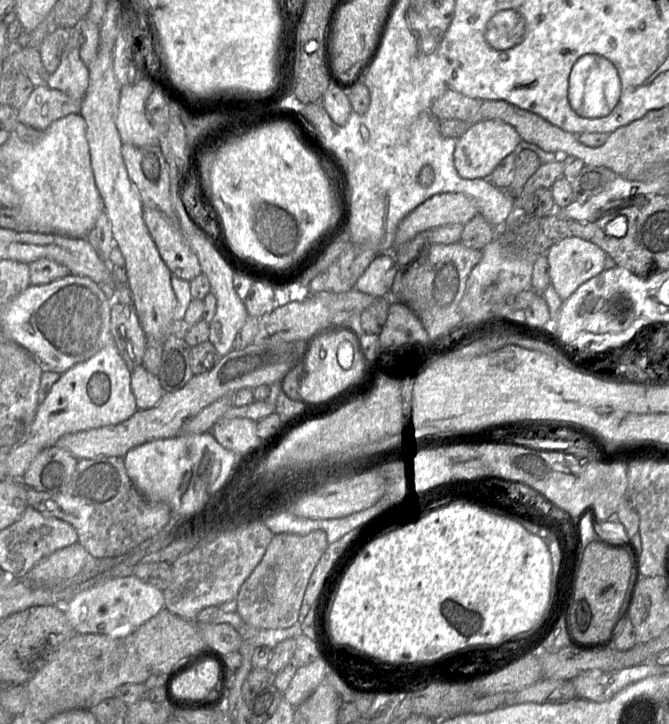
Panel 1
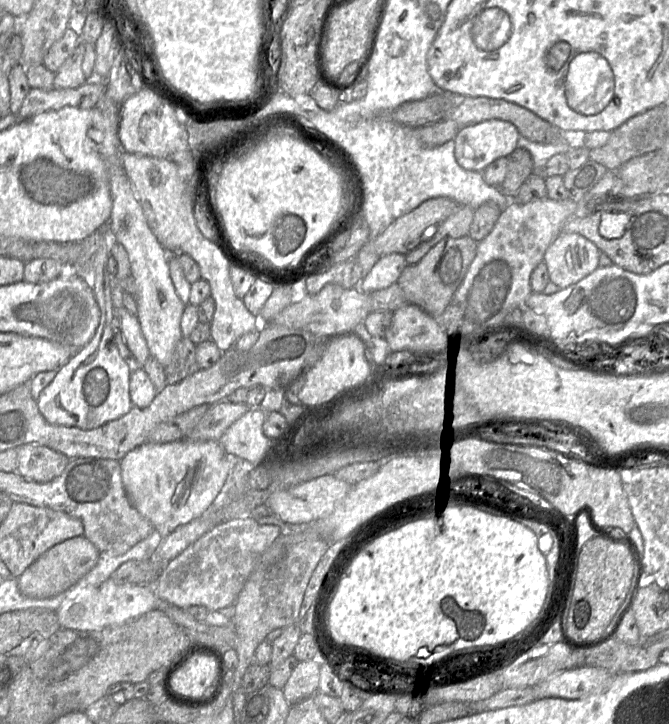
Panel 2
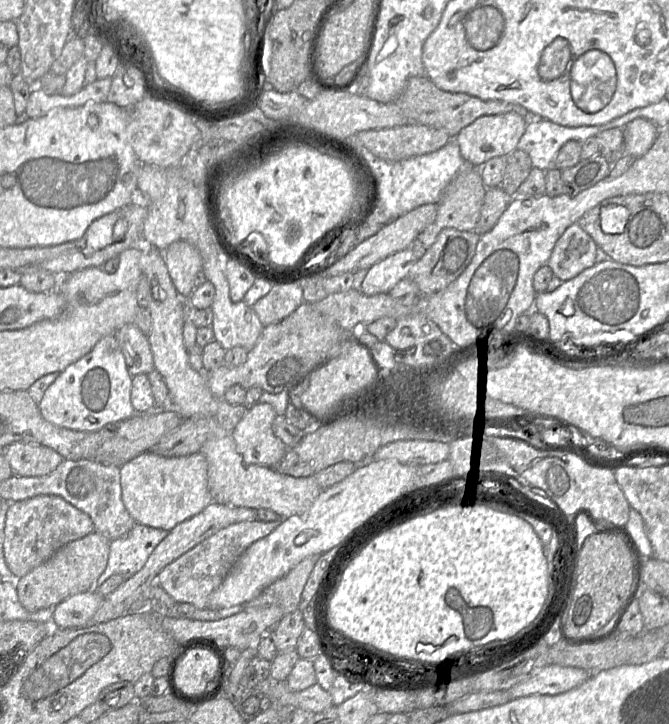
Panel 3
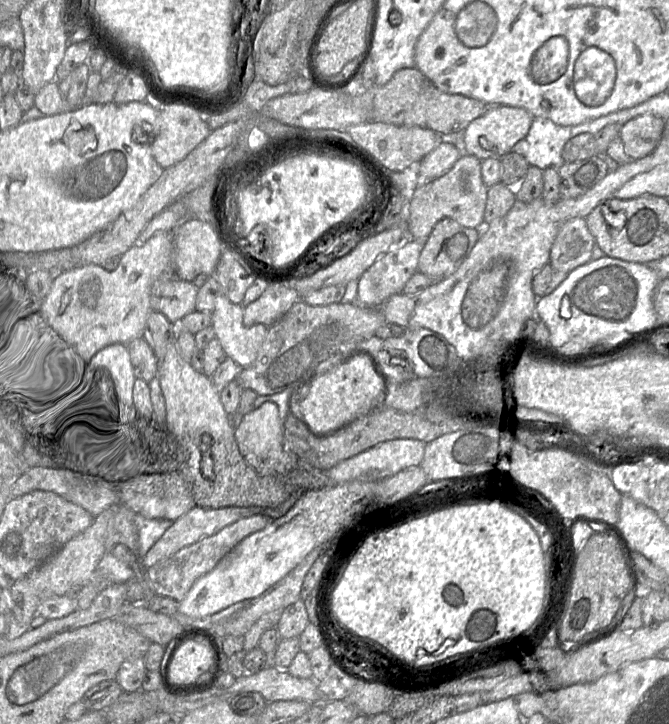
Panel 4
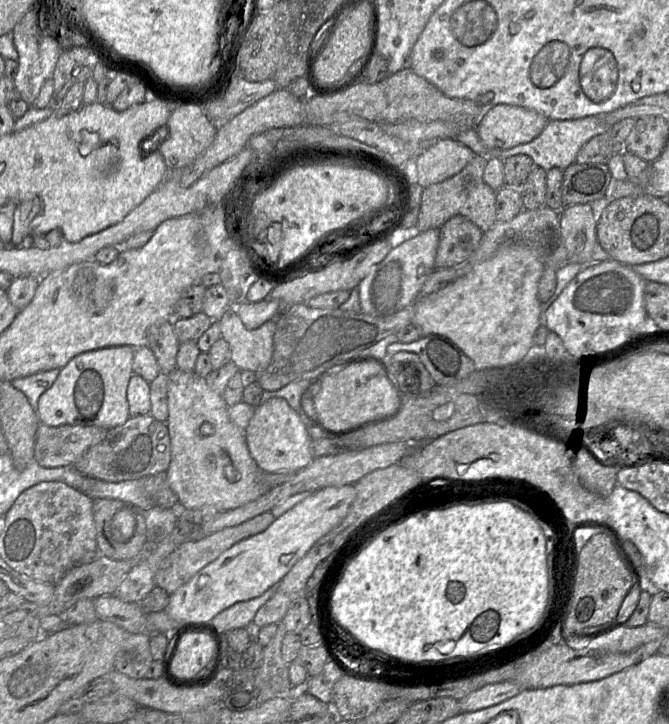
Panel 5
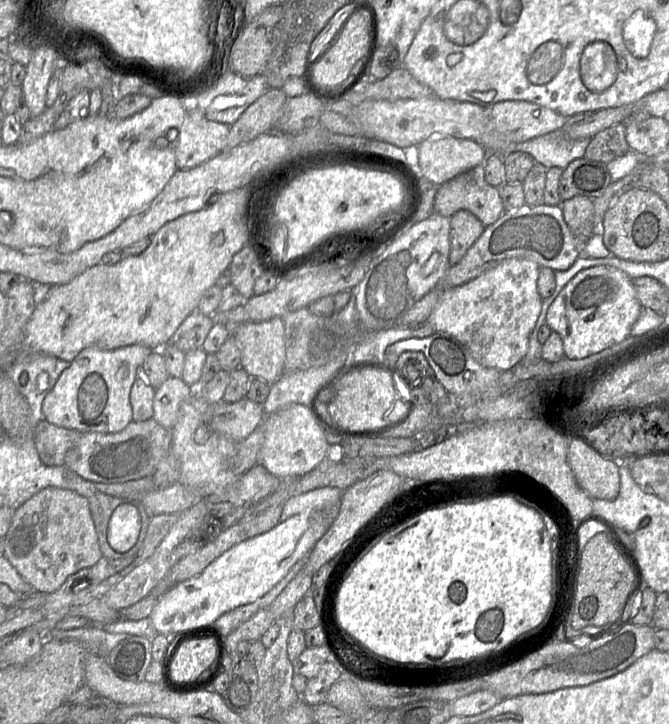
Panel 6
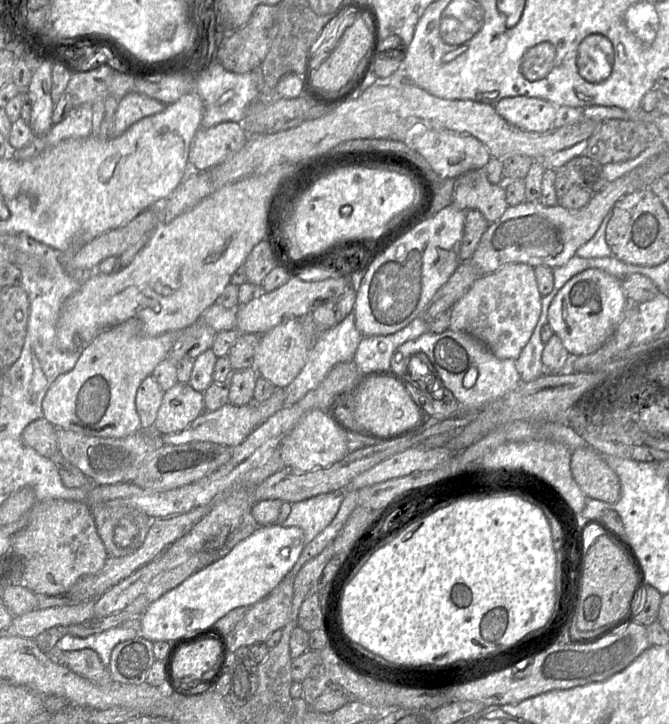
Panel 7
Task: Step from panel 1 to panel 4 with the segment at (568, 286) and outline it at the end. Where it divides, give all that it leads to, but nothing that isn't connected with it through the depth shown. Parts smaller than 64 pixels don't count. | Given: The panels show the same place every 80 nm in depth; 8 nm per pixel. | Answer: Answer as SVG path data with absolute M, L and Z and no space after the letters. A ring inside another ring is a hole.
M585 218L569 219L562 225L553 242L549 263L555 271L570 273L591 261L595 244Z

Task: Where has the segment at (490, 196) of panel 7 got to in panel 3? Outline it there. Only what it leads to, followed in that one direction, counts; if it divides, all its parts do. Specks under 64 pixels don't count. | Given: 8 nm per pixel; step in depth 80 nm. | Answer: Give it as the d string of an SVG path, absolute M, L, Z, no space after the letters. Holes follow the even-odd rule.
M464 163L464 166L455 174L450 183L443 190L437 203L437 215L432 224L426 227L413 241L411 249L420 259L425 252L433 245L438 234L444 228L454 228L459 231L472 231L480 216L480 209L487 189L483 184L480 168L470 163Z

